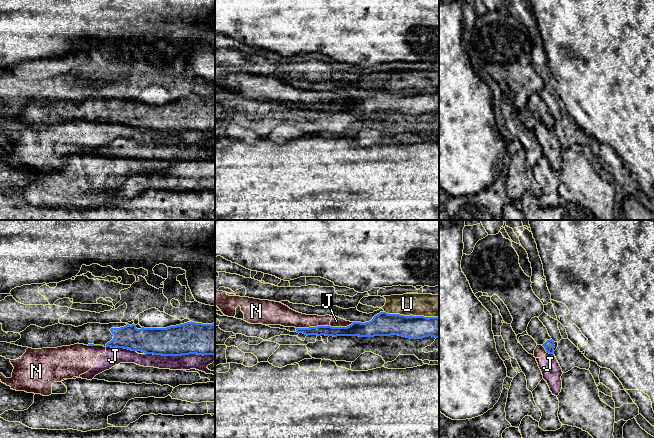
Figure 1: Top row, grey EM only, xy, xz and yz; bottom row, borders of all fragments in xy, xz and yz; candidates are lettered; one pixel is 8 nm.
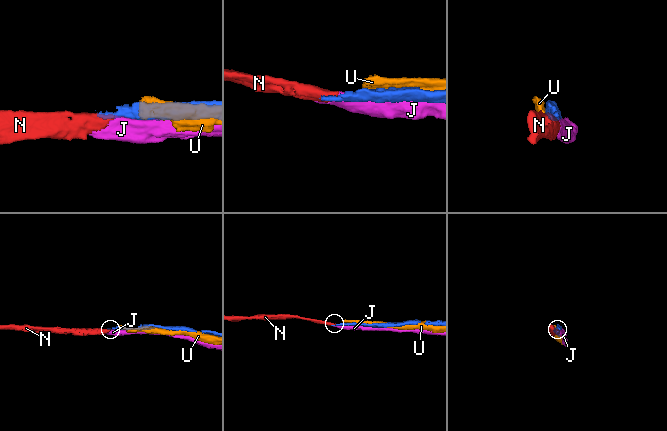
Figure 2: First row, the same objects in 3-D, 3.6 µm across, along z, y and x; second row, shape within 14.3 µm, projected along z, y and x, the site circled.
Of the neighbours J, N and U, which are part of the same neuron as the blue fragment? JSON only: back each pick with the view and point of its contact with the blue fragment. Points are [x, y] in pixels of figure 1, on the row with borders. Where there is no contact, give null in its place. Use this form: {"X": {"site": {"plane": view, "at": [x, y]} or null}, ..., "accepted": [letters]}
{"accepted": []}

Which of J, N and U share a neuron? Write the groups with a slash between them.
J N / U

